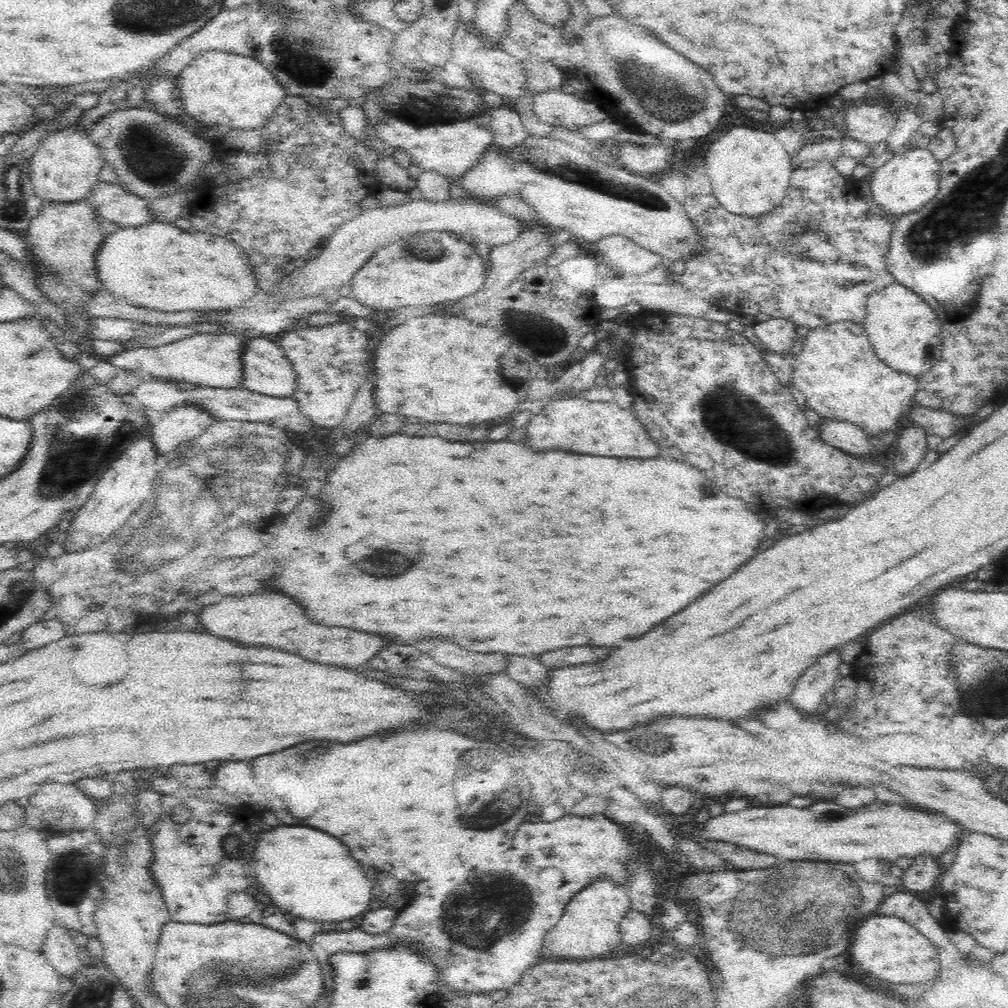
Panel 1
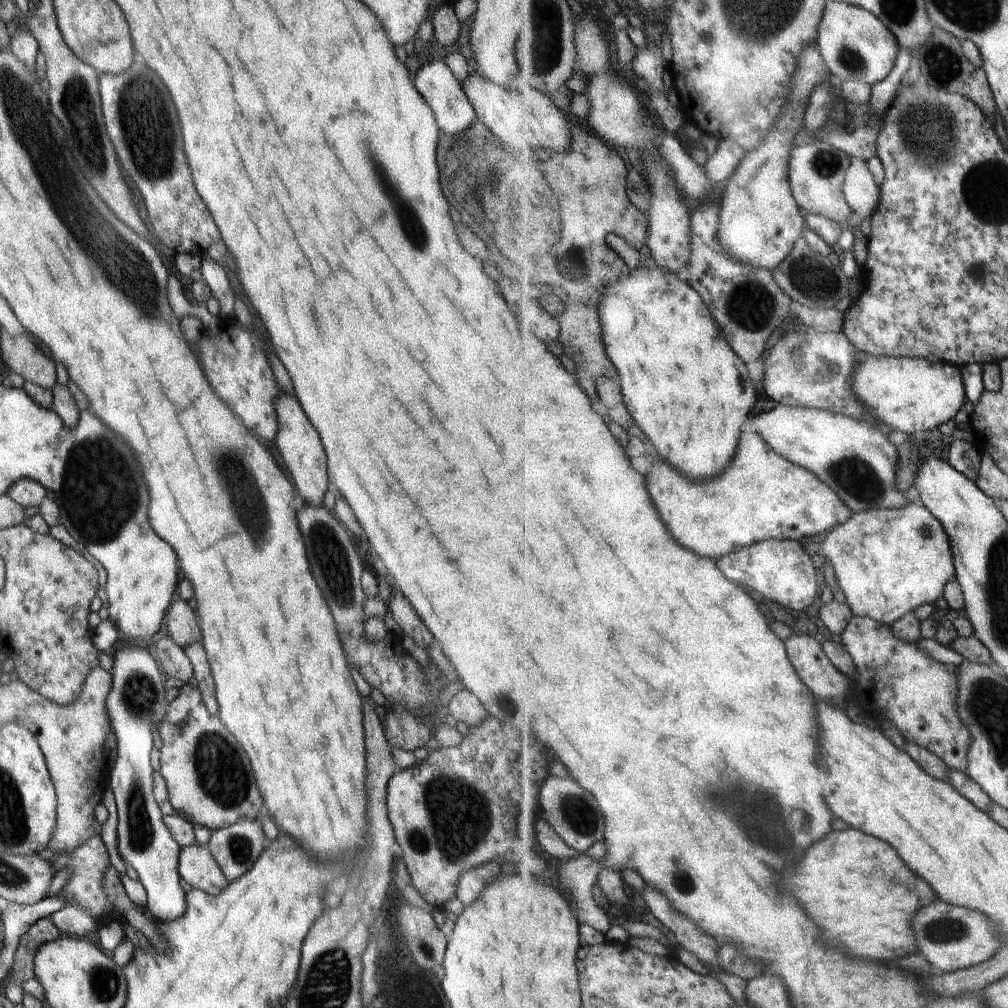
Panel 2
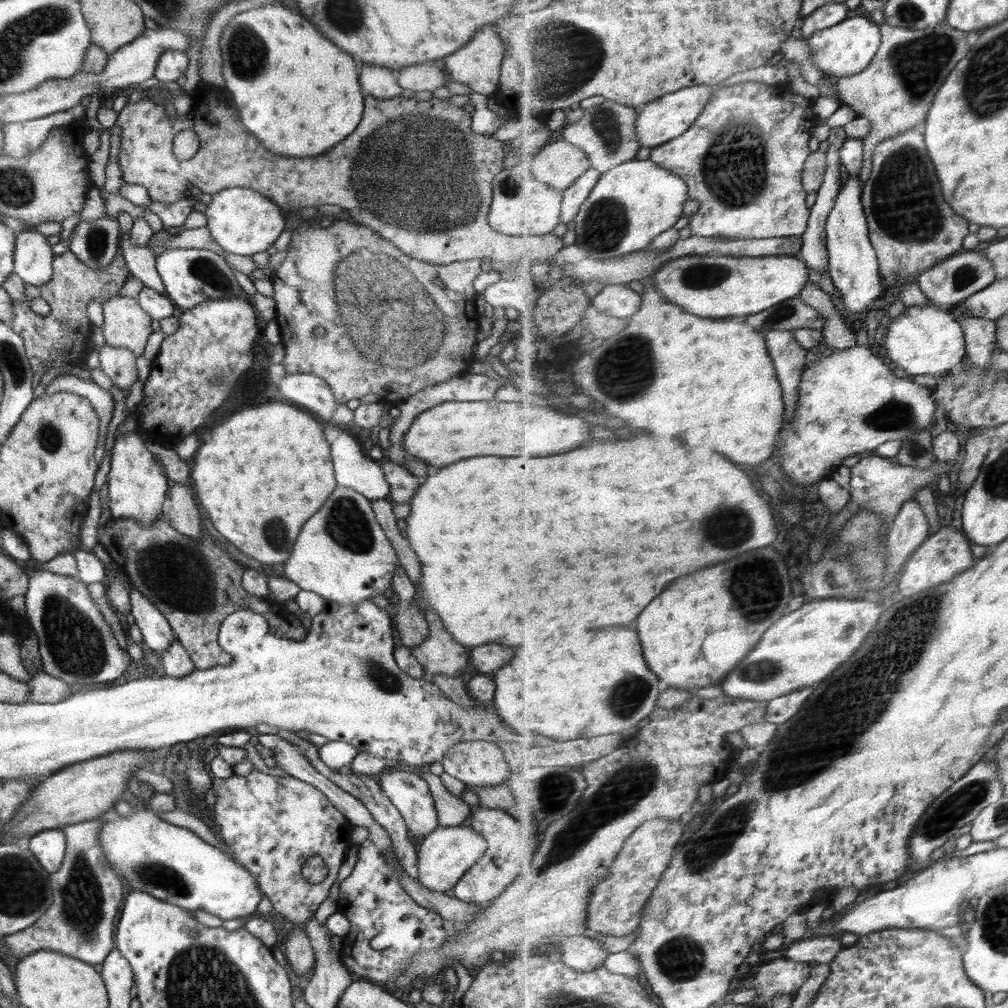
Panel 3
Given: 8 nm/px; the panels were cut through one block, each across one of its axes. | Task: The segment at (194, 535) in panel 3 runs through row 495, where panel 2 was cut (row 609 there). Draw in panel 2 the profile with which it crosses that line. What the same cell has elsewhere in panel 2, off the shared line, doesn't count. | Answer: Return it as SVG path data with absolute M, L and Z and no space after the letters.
M182 598L170 603L166 612L166 630L180 647L187 648L193 643L200 643L200 628L194 612L190 610L190 602Z

